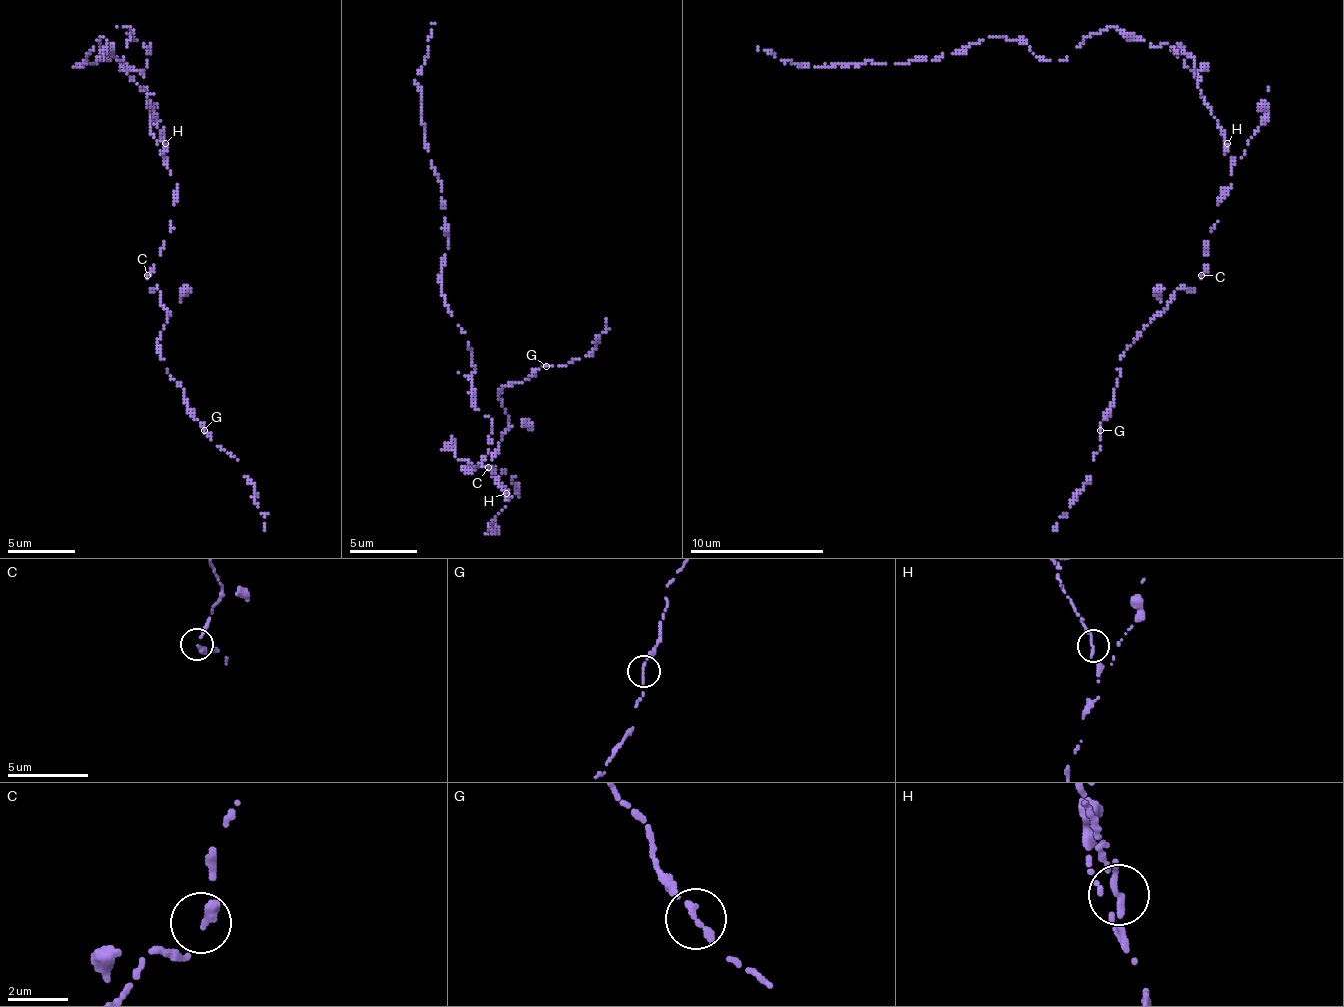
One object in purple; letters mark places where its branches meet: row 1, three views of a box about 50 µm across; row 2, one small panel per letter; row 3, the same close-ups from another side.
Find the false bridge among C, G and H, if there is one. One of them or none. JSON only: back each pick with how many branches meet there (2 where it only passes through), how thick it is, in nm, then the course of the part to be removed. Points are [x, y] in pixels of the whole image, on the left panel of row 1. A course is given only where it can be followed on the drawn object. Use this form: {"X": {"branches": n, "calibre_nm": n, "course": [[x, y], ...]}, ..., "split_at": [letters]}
{"H": {"branches": 1, "calibre_nm": 260, "course": [[164, 144], [150, 43], [130, 27], [120, 60], [100, 37], [103, 57], [73, 67], [93, 47]]}, "split_at": ["H"]}

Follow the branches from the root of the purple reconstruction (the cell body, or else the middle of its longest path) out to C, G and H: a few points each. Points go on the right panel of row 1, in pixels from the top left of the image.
C: (1201, 97), (1218, 121), (1225, 154), (1231, 158), (1231, 188), (1218, 205), (1201, 275)
G: (1201, 97), (1231, 158), (1231, 188), (1218, 205), (1204, 275), (1194, 289), (1178, 289), (1124, 352), (1100, 430)
H: (1201, 97), (1218, 121), (1218, 127), (1228, 144)

